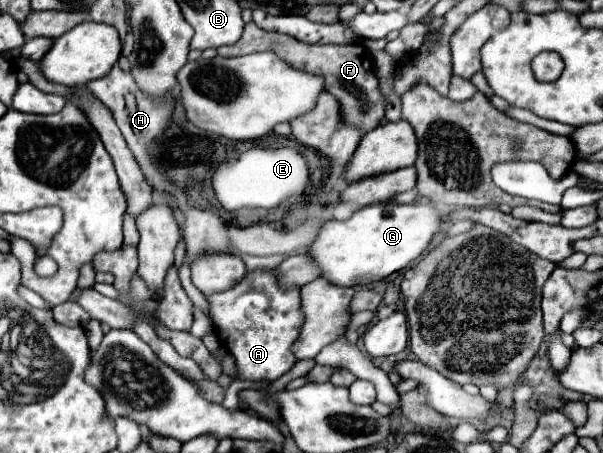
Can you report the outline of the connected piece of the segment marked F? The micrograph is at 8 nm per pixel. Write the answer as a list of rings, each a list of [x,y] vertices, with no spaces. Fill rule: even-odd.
[[[254,22],[246,24],[242,38],[232,44],[232,46],[220,46],[218,54],[220,56],[244,56],[250,52],[262,52],[262,50],[274,50],[278,56],[282,56],[286,62],[290,62],[298,70],[306,70],[312,74],[322,74],[326,76],[326,90],[338,98],[342,104],[342,118],[346,122],[352,122],[360,126],[364,132],[370,132],[380,124],[384,118],[384,96],[380,94],[378,88],[378,78],[372,72],[370,64],[370,54],[362,44],[326,44],[326,46],[314,46],[300,42],[288,34],[280,32],[266,32],[258,28]]]

